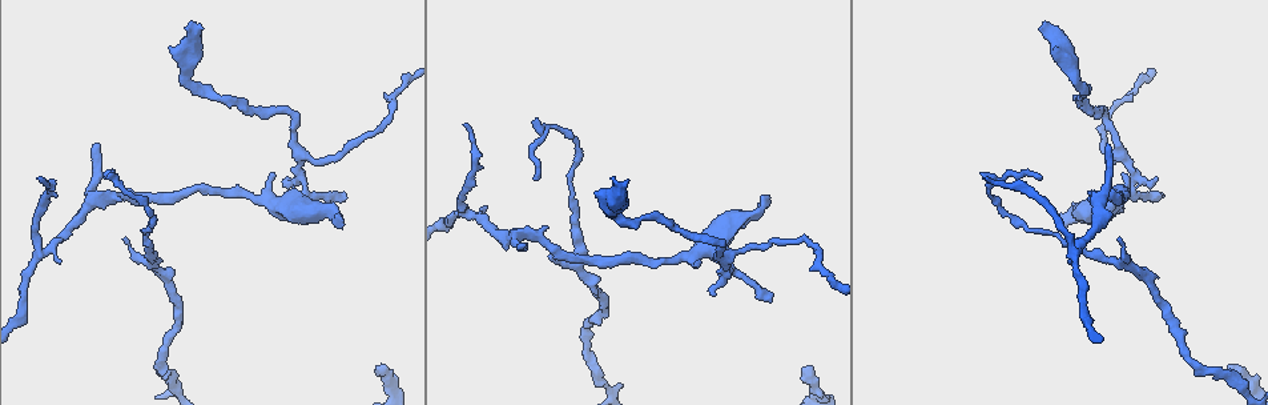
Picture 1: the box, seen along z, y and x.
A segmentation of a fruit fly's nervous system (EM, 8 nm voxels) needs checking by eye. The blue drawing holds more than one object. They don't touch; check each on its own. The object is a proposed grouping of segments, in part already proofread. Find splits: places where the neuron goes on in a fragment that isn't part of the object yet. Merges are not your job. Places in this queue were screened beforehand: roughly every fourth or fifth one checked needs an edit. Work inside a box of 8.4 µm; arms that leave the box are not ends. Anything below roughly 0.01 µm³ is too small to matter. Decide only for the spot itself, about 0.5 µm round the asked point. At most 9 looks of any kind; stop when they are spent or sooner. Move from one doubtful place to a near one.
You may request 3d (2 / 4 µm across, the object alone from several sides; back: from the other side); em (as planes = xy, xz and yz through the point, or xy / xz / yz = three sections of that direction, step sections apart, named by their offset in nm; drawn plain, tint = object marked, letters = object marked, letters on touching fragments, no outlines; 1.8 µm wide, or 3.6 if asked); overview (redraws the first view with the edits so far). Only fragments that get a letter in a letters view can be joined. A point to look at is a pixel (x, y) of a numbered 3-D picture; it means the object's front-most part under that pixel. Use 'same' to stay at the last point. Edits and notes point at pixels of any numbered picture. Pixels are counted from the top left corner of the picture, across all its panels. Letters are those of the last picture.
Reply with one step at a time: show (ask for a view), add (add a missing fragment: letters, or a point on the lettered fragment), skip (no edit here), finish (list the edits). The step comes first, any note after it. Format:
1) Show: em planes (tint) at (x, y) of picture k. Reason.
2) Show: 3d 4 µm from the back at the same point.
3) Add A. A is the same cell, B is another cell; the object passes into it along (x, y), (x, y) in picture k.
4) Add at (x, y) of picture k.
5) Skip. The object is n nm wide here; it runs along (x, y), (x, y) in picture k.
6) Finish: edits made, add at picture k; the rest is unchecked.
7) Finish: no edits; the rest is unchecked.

Show: 3d 2 µm at (342, 223) of picture 1. Branch stops here.

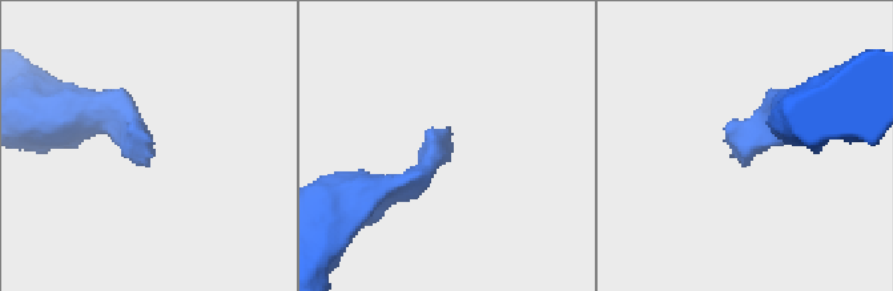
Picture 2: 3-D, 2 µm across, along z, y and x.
Show: em planes (tint) at (732, 144) of picture 2. Need the tissue.

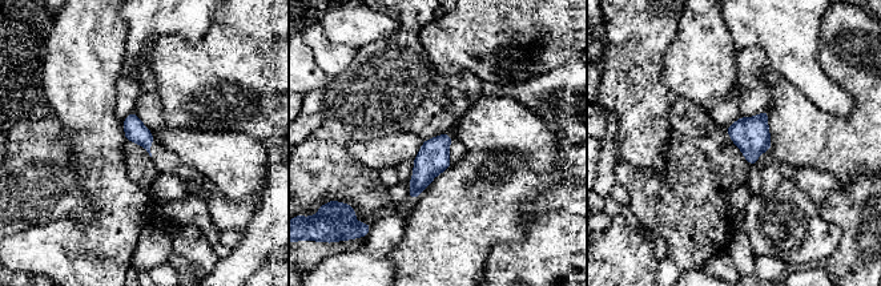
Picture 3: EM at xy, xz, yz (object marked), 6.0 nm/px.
Show: em planes (letters) at the same point.

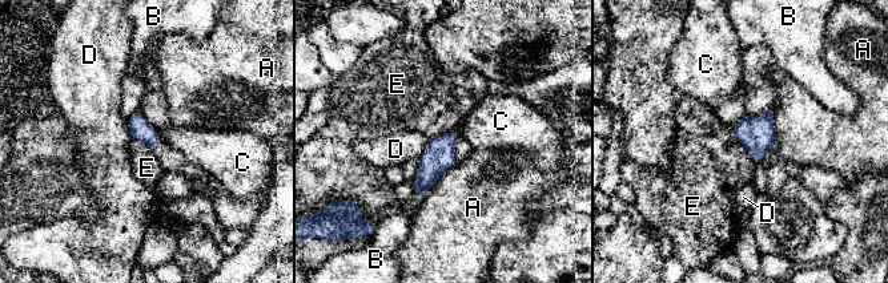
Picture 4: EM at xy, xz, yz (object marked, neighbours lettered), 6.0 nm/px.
Skip. The longest contact is with E, 260 nm; A, B, C, D and E are other cells; a border runs along (731, 128), (755, 164) in picture 4; no lettered fragment goes on from it.

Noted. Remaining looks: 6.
Show: em xz step 4 (plain) at (1228, 368) of picture 1. Long arm stops here.

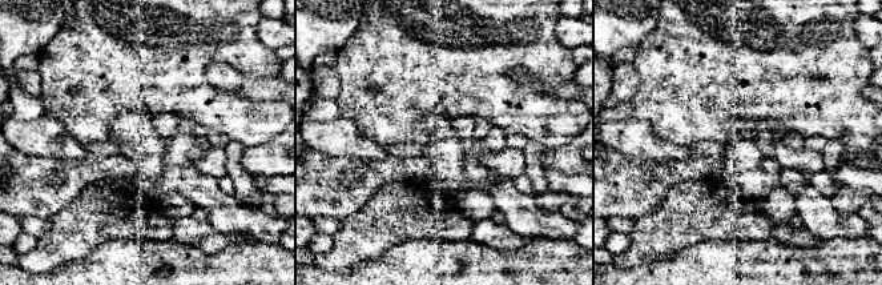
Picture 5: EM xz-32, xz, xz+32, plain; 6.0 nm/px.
Show: em xz step 4 (letters) at the same point.

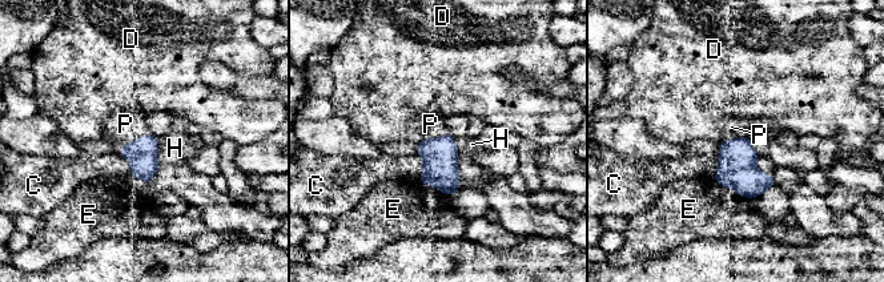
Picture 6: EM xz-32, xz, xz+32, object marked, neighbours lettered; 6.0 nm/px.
Add P. P is the same cell, C, D, E and H are other cells; the neuron continues.

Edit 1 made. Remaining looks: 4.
Show: overview. Redraw.

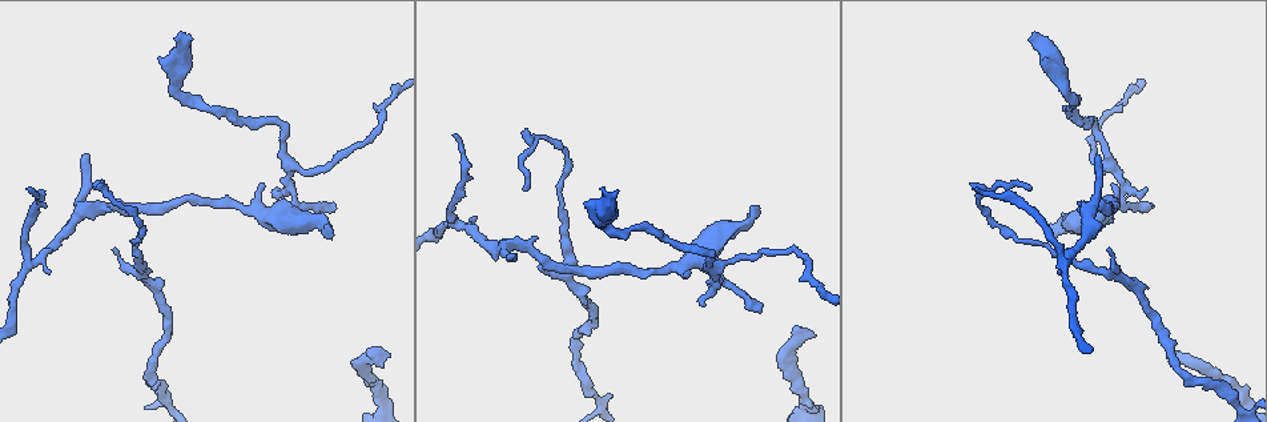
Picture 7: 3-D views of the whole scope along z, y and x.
Show: em yz step 4 (letters) at (540, 267) of picture 7. Tapers out.

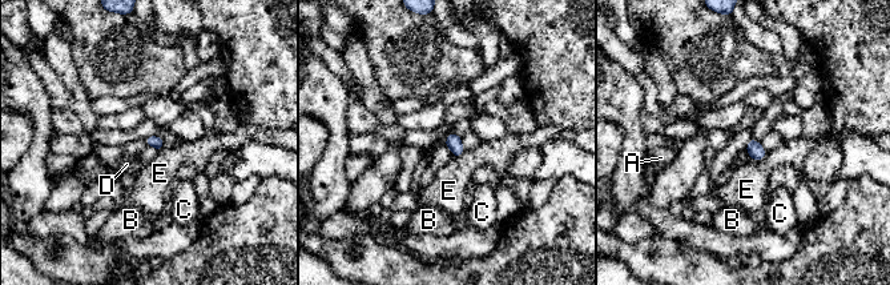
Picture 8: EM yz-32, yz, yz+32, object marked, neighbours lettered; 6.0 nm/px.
Show: em planes (letters) at the same point. Cut it another way.

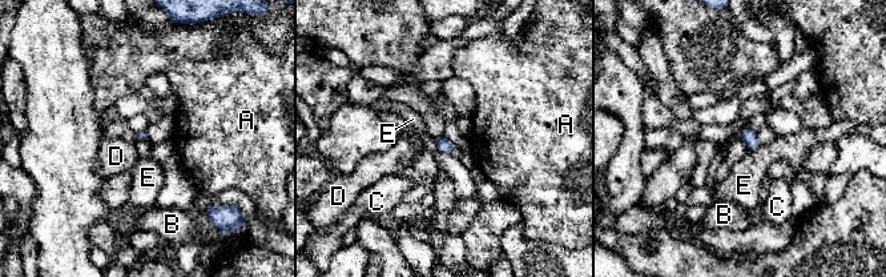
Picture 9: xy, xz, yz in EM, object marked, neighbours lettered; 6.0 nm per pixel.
Skip. A, B, C, D and E are other cells; a border runs along (434, 139), (439, 152) in picture 9; none of them fits.

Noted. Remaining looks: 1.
Finish: edits made, add at picture 6; the rest is unchecked.

